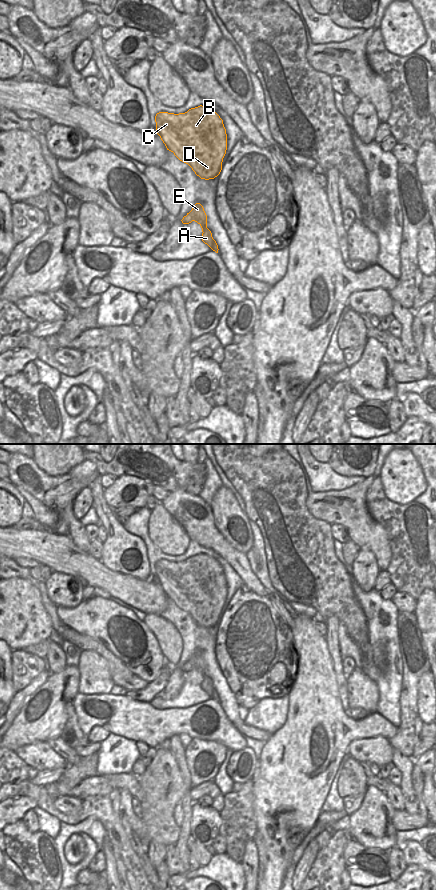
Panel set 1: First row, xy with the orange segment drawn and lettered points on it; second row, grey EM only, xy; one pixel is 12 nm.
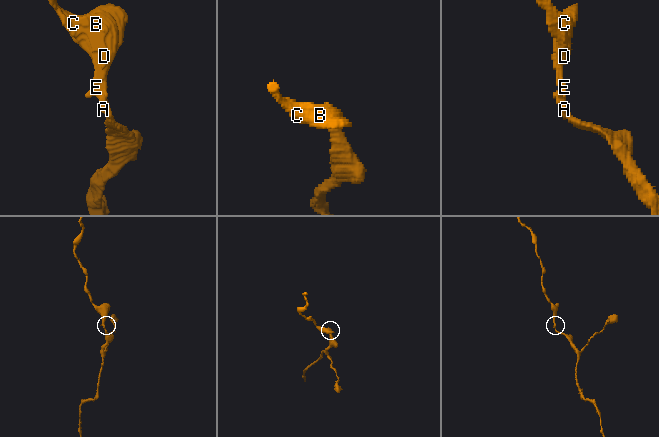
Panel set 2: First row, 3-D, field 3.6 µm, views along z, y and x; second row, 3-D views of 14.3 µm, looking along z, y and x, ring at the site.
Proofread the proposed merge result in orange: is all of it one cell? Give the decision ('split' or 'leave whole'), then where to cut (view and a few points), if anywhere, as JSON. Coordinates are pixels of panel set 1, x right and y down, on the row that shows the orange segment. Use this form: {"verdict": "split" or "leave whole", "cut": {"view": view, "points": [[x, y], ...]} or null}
{"verdict": "leave whole", "cut": null}

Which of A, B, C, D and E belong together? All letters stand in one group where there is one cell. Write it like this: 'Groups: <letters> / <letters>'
Groups: A B C D E

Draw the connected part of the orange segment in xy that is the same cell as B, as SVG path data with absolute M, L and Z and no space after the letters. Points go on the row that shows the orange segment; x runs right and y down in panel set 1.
M200 105L185 113L159 112L155 122L167 150L188 164L197 176L209 180L220 174L227 134L223 120L213 109Z

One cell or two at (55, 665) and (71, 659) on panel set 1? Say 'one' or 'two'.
two

